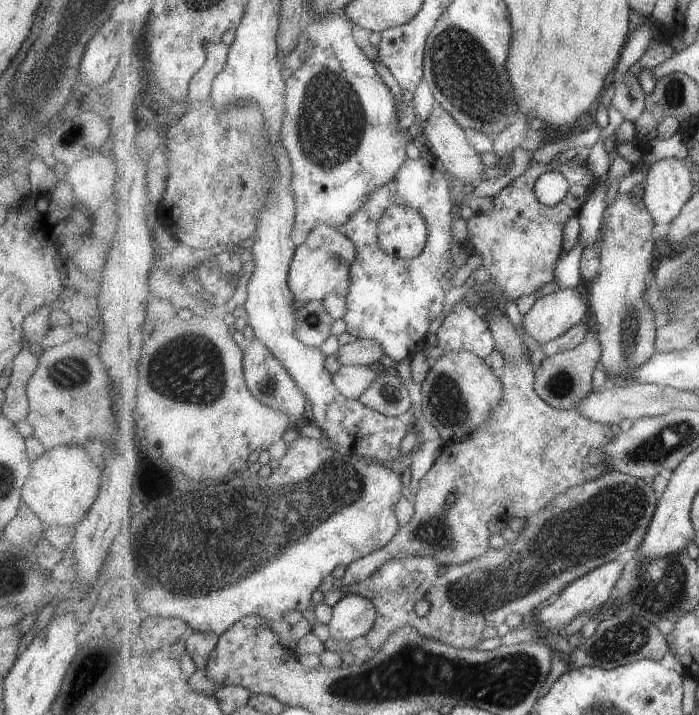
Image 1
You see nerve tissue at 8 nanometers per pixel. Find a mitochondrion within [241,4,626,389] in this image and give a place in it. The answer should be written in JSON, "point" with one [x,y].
{"point":[331,124]}

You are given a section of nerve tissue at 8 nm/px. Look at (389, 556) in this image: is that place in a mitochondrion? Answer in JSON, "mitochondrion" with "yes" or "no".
{"mitochondrion":"no"}

